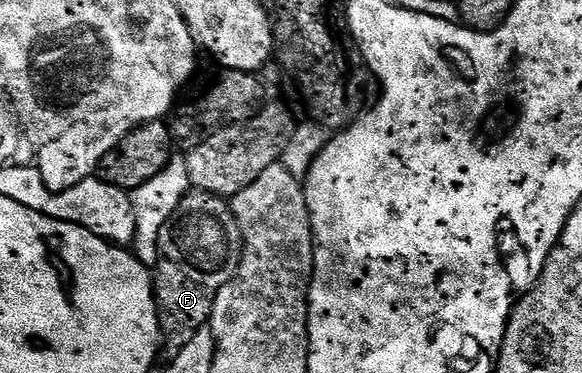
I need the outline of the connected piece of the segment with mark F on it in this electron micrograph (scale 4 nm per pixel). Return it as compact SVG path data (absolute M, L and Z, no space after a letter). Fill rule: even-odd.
M189 190L170 220L166 220L156 241L157 255L180 254L180 262L168 258L154 270L156 313L160 315L162 346L169 350L169 355L179 354L182 347L209 325L214 300L236 275L243 251L244 234L229 199L205 190Z

